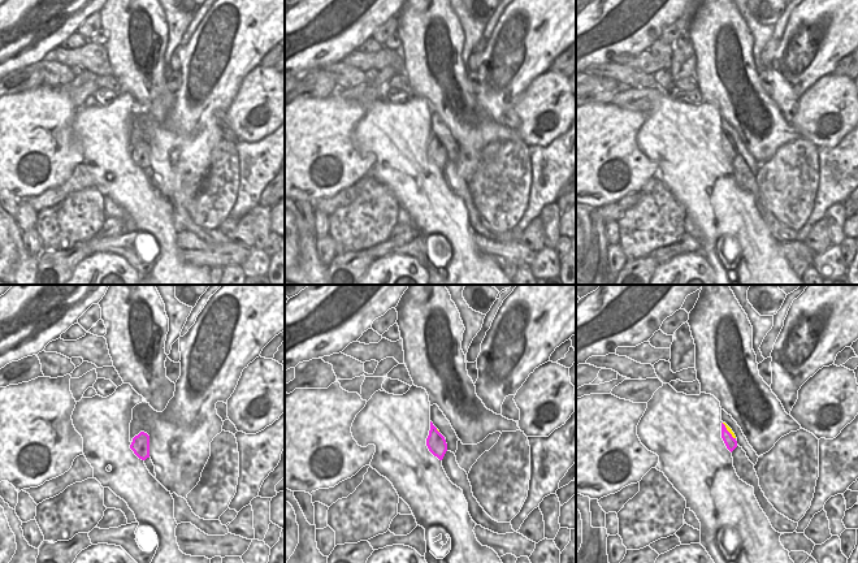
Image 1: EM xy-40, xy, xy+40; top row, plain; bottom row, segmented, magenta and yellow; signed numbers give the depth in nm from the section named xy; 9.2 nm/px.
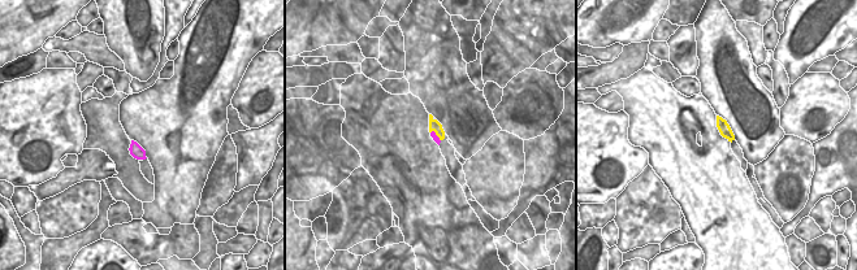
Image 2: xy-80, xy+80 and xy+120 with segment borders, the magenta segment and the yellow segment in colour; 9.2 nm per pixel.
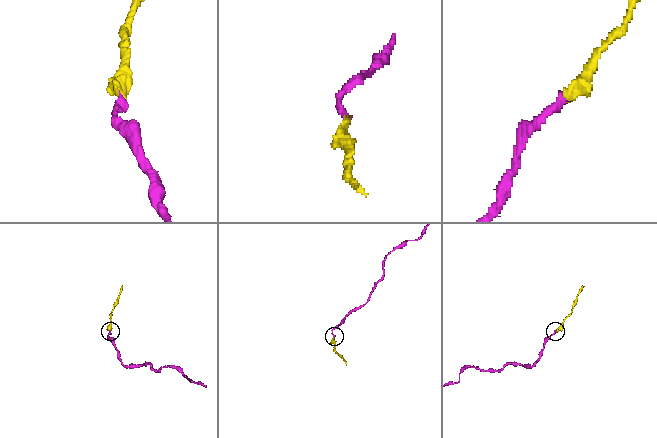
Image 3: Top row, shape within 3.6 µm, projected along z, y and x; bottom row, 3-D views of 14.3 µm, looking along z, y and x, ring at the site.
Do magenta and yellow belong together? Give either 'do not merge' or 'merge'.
merge

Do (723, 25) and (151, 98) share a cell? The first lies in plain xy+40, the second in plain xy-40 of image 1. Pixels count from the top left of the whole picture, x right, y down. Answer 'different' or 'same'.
same

